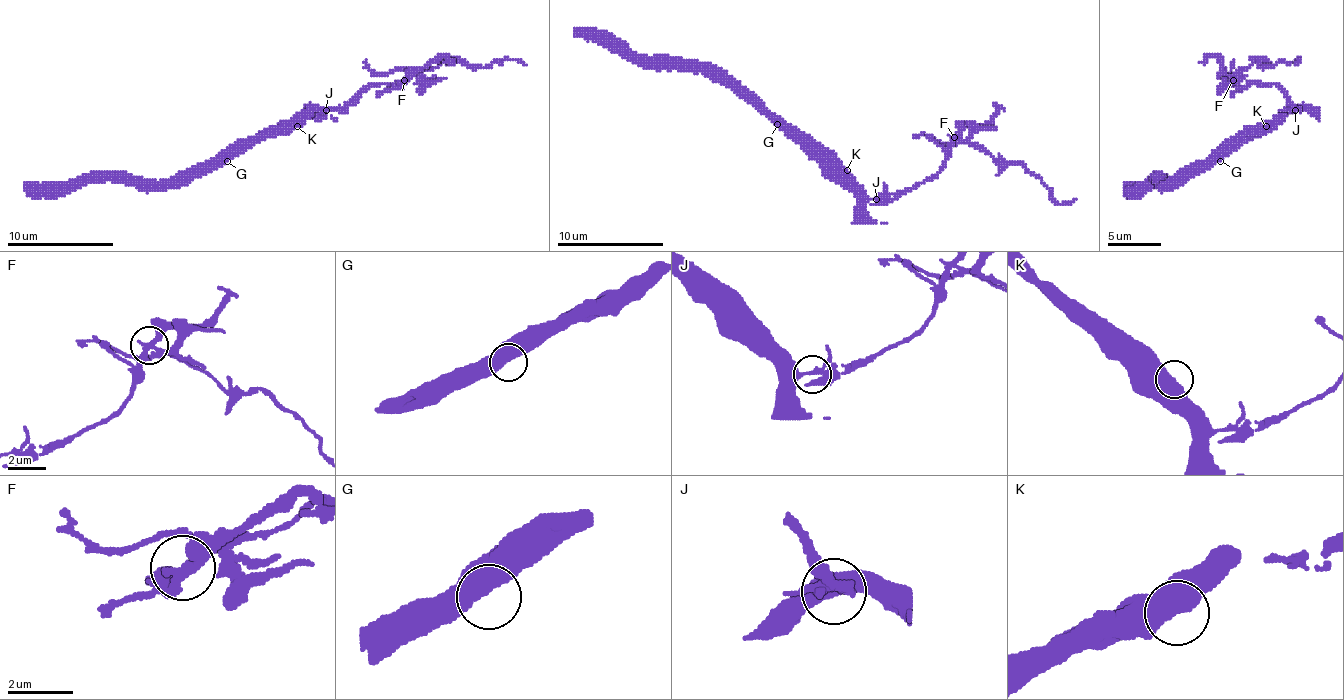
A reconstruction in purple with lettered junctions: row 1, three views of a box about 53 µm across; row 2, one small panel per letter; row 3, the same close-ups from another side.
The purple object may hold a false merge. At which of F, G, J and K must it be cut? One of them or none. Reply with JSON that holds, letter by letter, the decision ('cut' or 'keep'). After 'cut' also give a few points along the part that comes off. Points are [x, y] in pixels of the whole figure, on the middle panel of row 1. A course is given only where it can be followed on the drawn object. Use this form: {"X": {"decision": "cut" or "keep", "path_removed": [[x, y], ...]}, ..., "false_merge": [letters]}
{"F": {"decision": "cut", "path_removed": [[953, 138], [969, 140], [996, 159], [1023, 164], [1060, 204], [1071, 204], [1076, 199]]}, "G": {"decision": "keep"}, "J": {"decision": "keep"}, "K": {"decision": "keep"}, "false_merge": ["F"]}

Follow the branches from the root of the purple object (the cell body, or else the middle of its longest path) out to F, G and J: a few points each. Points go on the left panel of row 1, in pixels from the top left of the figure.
F: (286, 121), (305, 121), (321, 107), (345, 107), (371, 86), (382, 83), (398, 86), (403, 81)
G: (286, 121), (264, 132), (248, 148), (240, 148), (227, 161)
J: (286, 121), (305, 121), (315, 110), (326, 110)

